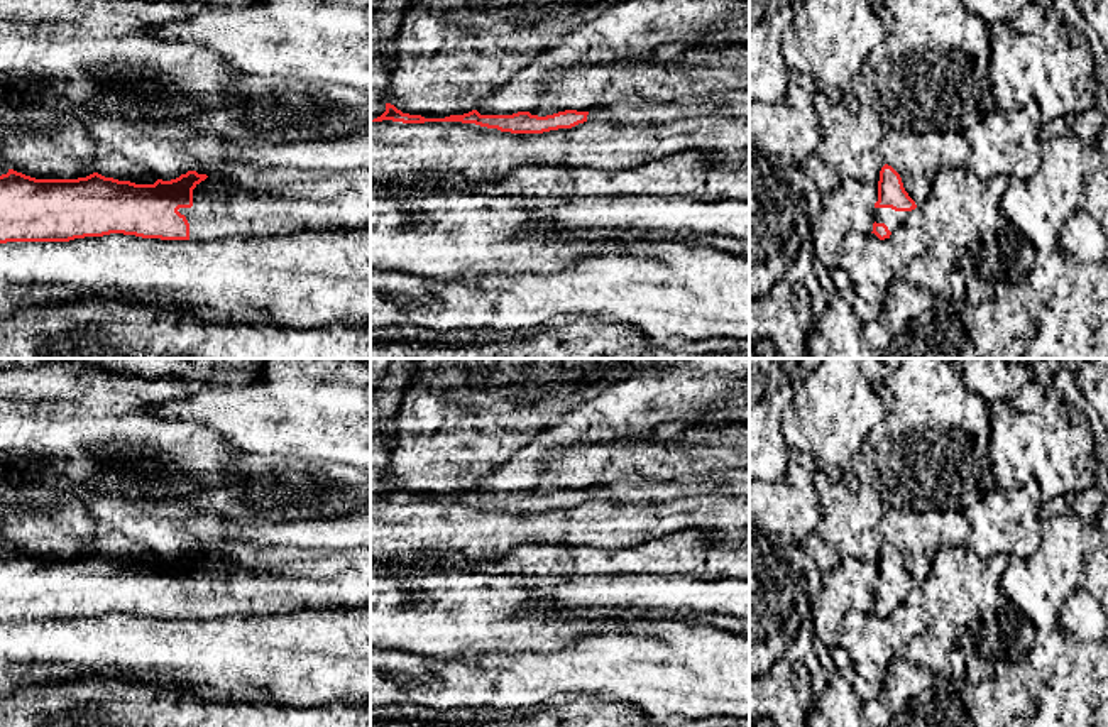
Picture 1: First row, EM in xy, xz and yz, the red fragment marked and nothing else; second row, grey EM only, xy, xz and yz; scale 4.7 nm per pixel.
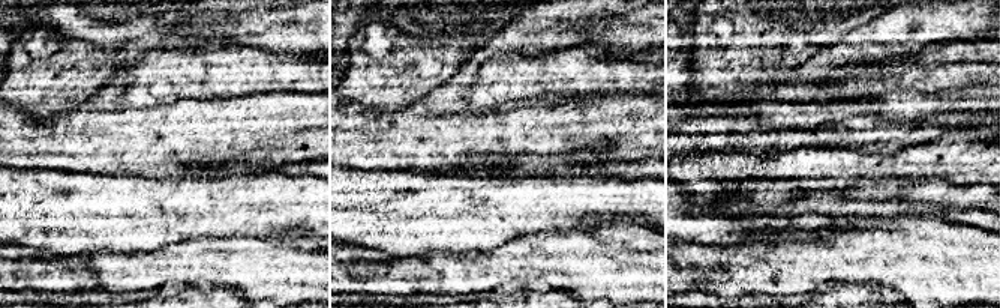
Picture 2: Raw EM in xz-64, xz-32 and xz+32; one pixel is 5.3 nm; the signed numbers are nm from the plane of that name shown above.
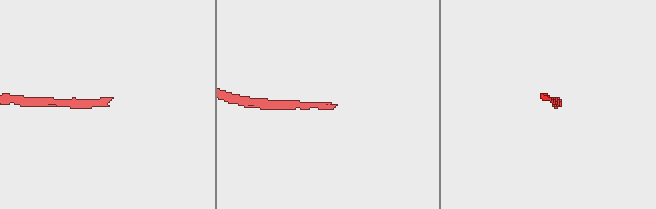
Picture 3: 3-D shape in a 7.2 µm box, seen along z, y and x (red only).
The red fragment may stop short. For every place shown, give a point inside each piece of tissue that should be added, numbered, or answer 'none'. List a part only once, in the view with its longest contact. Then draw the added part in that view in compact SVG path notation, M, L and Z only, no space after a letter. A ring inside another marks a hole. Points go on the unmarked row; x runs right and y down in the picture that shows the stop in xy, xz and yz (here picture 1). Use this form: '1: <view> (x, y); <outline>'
1: xy (239, 579); M230 543L213 548L193 568L193 585L179 587L189 602L189 619L267 615L303 609L370 605L370 548L320 551L296 546Z

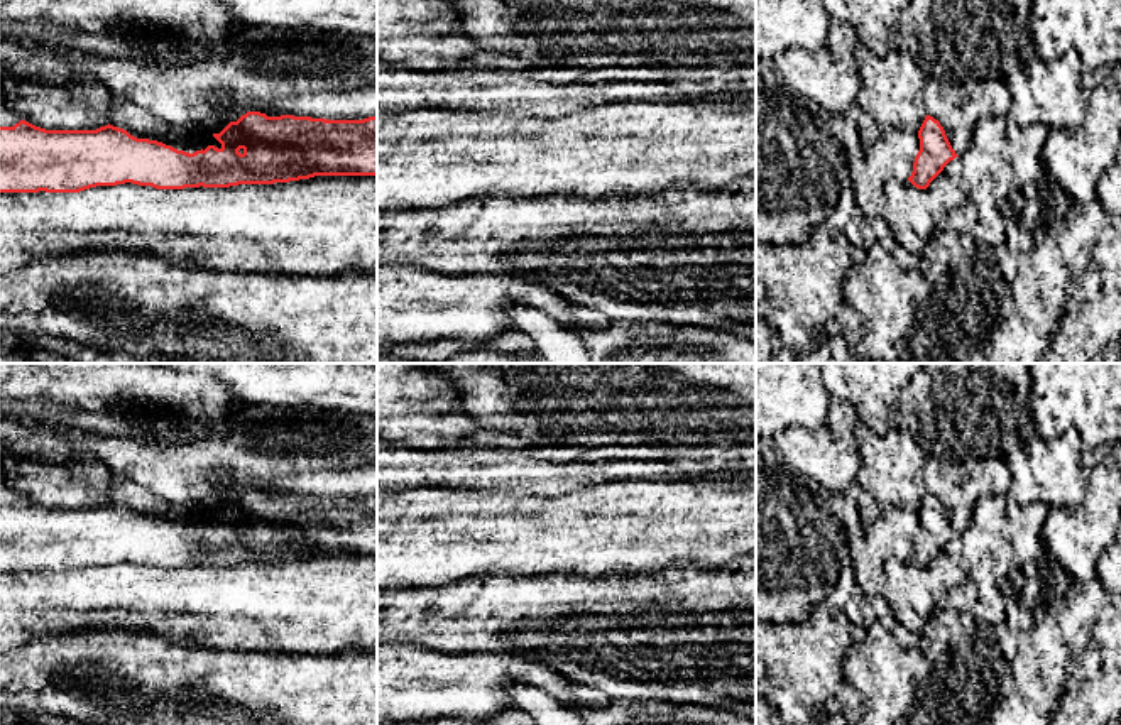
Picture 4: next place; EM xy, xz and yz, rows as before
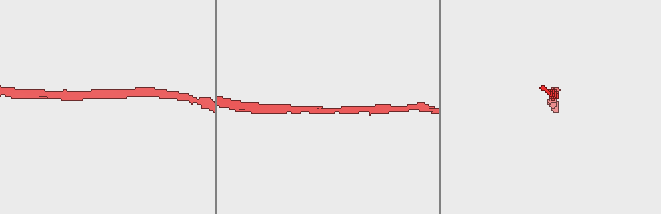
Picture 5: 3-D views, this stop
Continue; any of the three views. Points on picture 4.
none

